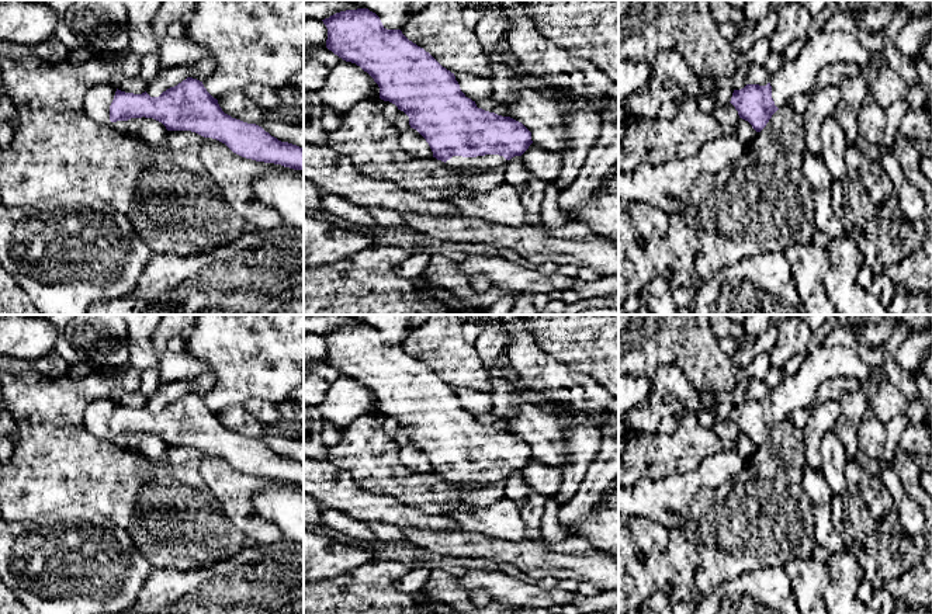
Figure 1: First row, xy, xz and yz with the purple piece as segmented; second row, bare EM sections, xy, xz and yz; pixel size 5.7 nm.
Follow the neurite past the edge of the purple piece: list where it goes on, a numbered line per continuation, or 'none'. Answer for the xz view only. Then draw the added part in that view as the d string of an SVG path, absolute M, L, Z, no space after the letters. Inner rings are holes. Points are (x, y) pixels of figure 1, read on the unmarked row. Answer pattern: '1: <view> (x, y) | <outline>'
1: xz (482, 478) | M485 469L477 472L462 472L462 471L453 471L450 475L446 476L448 482L457 483L477 483L481 489L488 488L492 483L496 483L506 478L507 475L499 469Z

